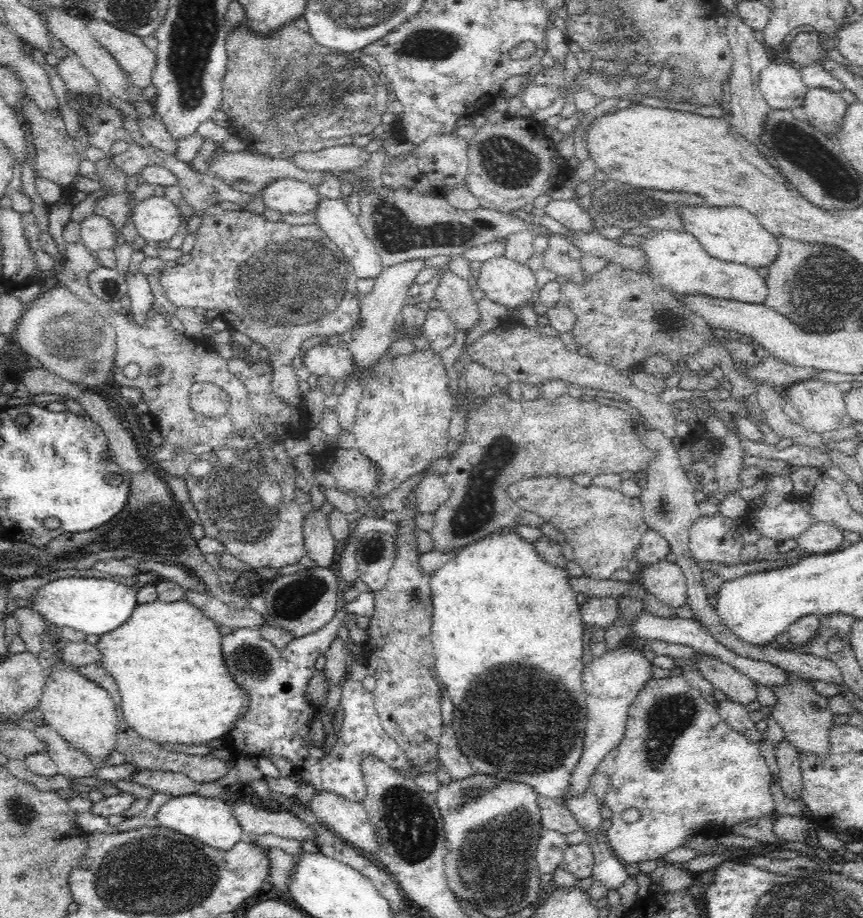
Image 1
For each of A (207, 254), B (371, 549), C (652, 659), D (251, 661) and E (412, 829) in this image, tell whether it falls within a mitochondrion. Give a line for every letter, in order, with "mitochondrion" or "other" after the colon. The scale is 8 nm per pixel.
A: other
B: mitochondrion
C: other
D: mitochondrion
E: mitochondrion

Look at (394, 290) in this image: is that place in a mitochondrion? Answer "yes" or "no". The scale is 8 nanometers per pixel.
no

